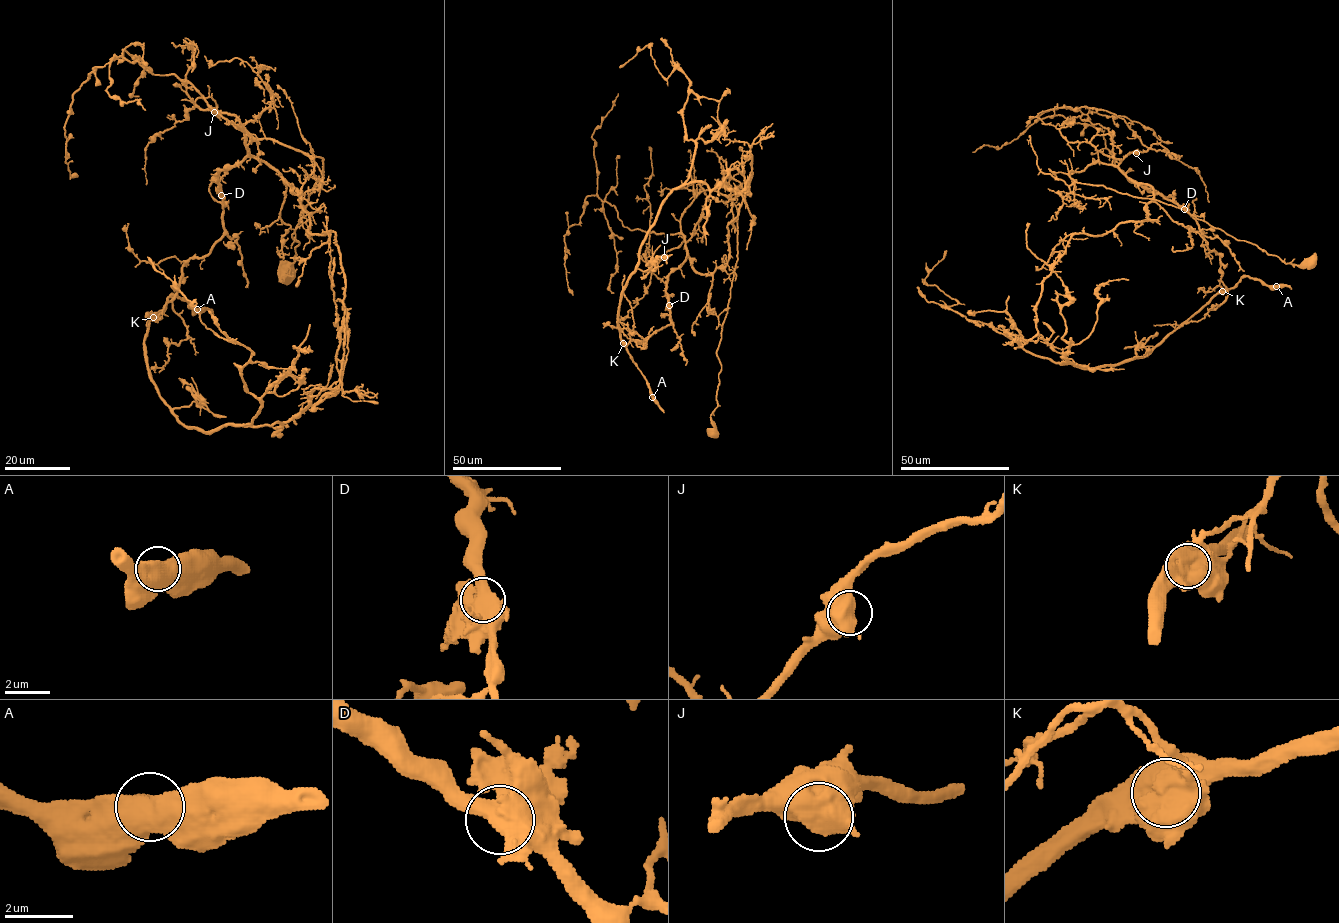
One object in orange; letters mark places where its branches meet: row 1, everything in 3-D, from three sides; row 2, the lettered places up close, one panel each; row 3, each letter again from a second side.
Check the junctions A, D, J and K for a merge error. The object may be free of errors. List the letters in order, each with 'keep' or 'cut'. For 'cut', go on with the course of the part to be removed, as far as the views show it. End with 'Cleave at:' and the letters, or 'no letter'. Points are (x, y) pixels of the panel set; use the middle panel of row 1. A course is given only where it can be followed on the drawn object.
A: keep
D: keep
J: keep
K: cut; foreign part runs (623, 343), (621, 293), (695, 144), (683, 73), (665, 78), (648, 46), (619, 67)
Cleave at: K

